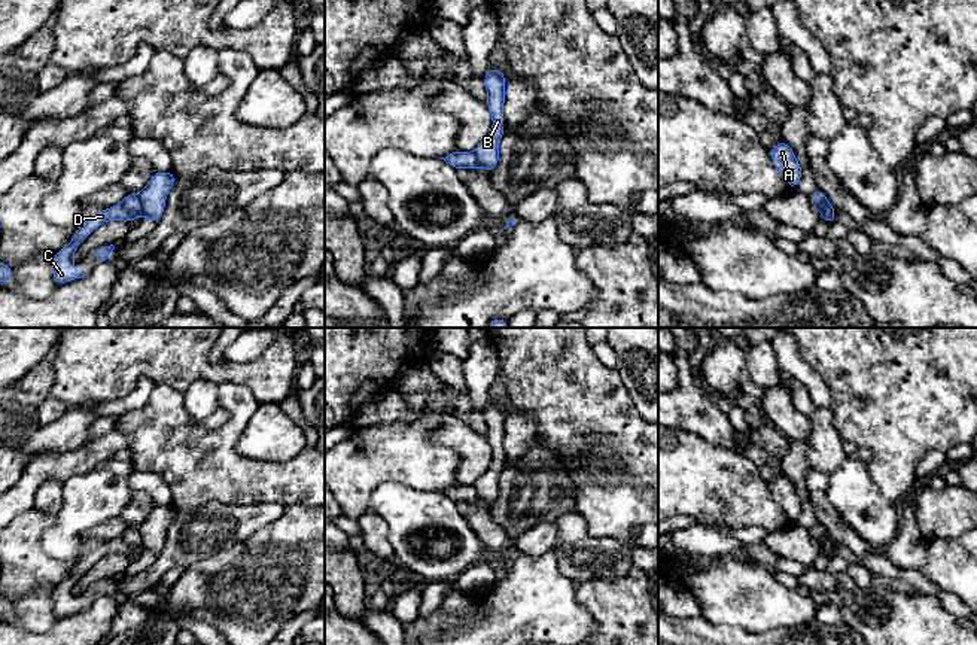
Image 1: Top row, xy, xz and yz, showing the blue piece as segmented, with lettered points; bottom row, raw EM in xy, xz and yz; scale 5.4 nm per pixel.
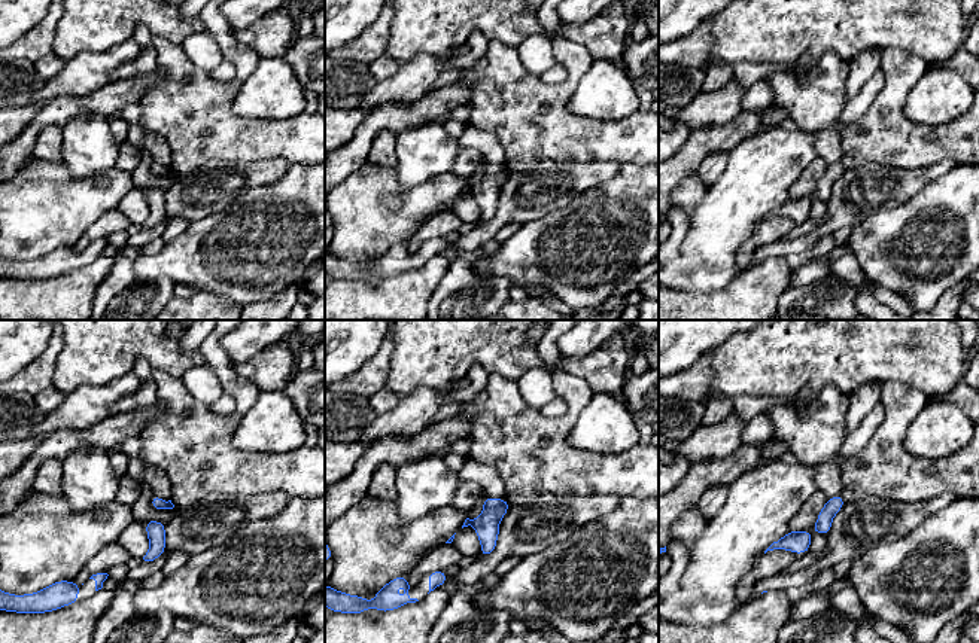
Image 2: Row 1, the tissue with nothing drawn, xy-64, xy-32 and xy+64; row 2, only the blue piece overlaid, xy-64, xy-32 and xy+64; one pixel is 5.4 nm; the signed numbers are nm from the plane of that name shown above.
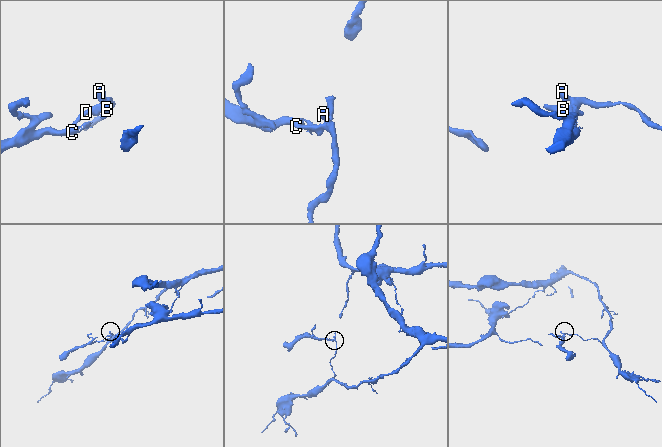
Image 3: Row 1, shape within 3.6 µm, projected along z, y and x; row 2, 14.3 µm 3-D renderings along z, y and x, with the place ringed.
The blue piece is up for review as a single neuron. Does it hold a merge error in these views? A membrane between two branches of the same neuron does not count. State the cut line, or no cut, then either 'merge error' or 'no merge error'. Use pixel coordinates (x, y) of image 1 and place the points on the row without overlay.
xy (137, 528), (142, 545) | merge error

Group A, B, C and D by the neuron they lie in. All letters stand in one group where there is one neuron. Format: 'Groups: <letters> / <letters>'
Groups: A B / C D

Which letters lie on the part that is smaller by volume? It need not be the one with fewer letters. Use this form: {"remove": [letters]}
{"remove": ["C", "D"]}

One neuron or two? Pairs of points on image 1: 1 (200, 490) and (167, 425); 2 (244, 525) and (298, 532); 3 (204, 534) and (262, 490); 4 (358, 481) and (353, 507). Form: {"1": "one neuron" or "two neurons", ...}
{"1": "one neuron", "2": "two neurons", "3": "two neurons", "4": "one neuron"}

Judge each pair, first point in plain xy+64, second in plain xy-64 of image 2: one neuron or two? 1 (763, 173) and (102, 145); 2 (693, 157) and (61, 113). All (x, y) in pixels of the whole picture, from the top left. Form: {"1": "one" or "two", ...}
{"1": "one", "2": "one"}

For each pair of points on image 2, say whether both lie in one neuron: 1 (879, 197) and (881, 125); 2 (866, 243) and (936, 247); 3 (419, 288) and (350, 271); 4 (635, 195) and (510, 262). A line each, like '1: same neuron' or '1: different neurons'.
1: different neurons
2: same neuron
3: different neurons
4: same neuron

